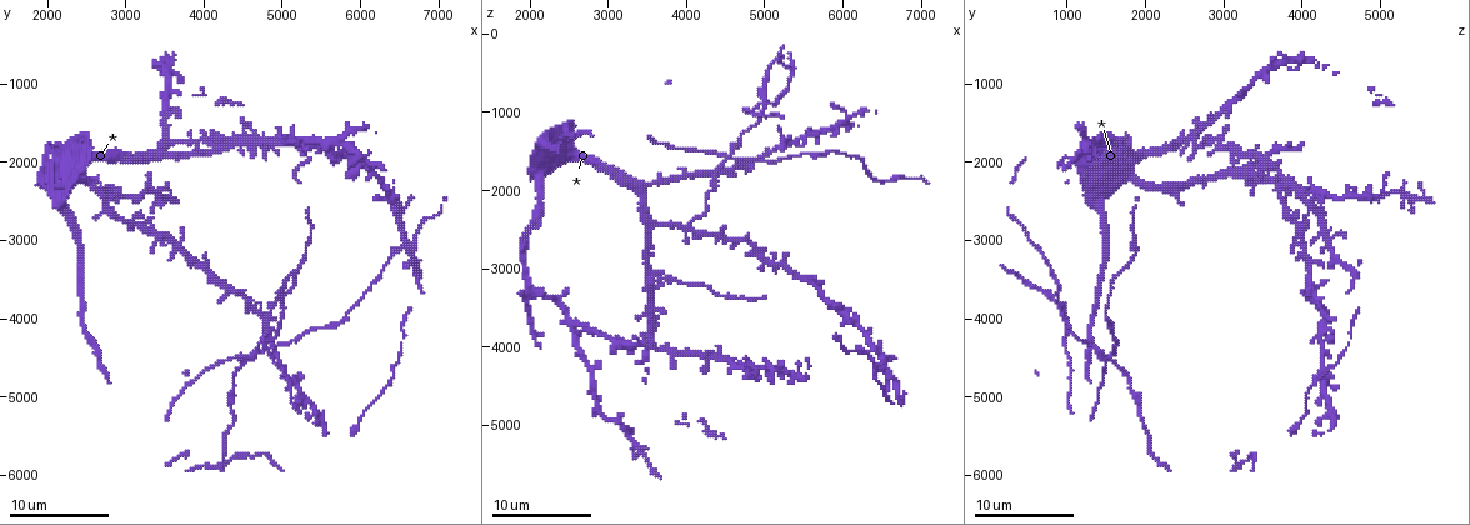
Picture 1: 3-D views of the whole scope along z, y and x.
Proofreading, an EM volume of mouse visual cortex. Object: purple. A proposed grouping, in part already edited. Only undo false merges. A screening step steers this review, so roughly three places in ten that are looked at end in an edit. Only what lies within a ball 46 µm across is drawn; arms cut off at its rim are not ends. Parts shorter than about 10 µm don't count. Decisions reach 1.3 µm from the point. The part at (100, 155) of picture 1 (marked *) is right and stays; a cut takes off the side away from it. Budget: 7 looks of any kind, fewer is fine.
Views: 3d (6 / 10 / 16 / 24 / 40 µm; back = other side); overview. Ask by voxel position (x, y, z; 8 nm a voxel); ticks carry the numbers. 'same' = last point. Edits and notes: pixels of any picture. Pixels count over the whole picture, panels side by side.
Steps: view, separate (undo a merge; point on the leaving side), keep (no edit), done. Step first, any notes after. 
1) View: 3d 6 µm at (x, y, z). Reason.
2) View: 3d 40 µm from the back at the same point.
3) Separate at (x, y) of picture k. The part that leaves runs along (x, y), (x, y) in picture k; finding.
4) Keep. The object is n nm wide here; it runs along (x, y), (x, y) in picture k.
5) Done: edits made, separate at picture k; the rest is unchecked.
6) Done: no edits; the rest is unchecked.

View: 3d 10 µm at (3450, 1850, 2000). Three-way junction.

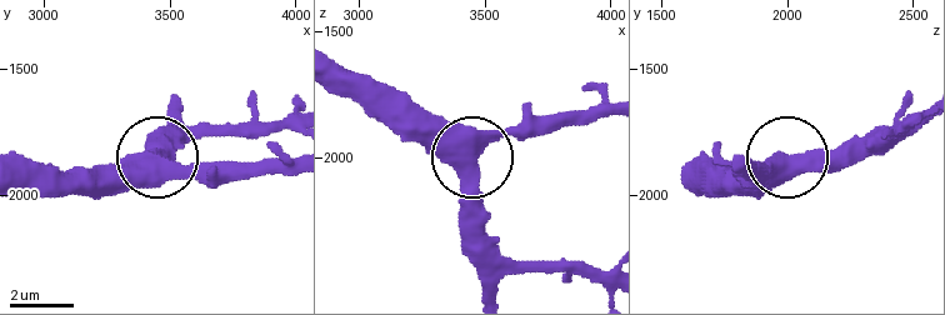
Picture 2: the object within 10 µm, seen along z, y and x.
Keep. The side arm is 36 µm long; it runs along (335, 61), (399, 96), (473, 153), (513, 134), (574, 126) in picture 2; continuous, no second neuron.

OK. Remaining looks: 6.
View: 3d 10 µm at (4900, 3800, 850).

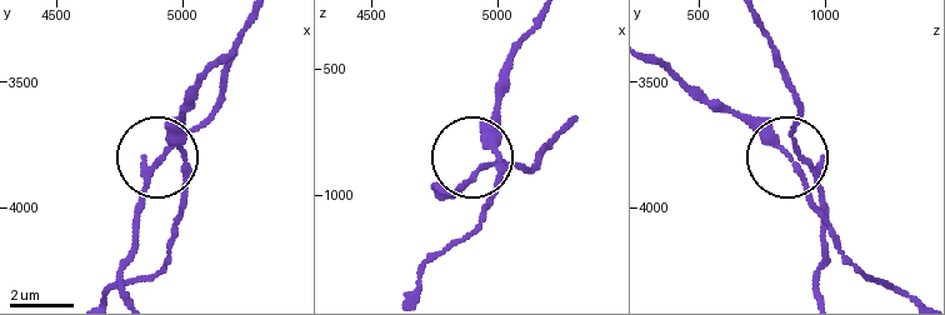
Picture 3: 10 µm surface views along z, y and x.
View: 3d 10 µm from the back at (4930, 3780, 900).

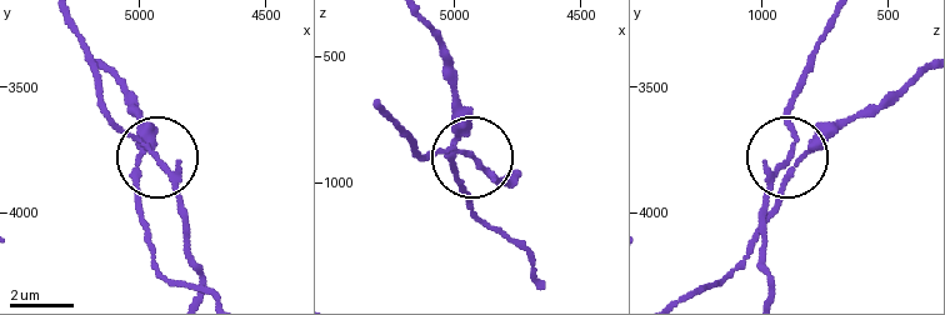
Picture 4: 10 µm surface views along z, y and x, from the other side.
Keep. The object is 130 nm wide here; it runs along (530, 259), (469, 201), (450, 159), (466, 151), (413, 154) in picture 4; continuous, no second neuron.

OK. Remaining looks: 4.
View: 3d 16 µm at (4550, 4500, 1600). Looks like a crossing.

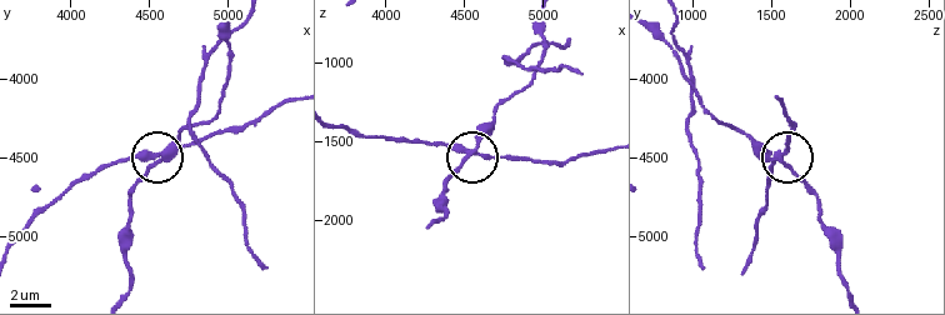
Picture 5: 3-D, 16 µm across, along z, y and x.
Keep. The object is 250 nm wide here; one neuron here.

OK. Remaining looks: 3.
Done: no edits; the rest is unchecked.

